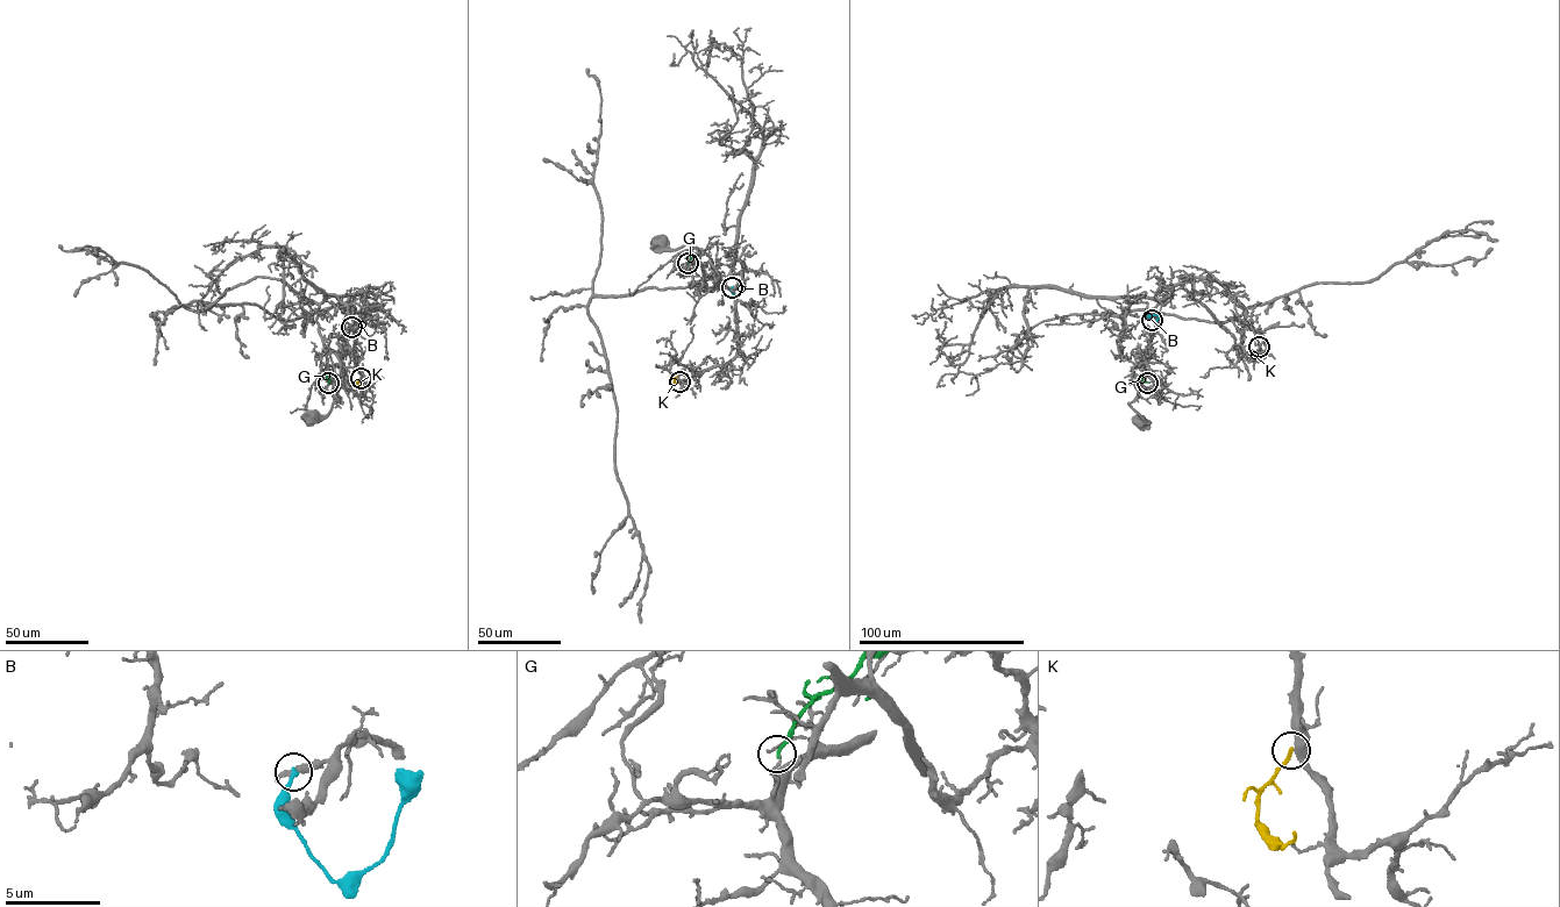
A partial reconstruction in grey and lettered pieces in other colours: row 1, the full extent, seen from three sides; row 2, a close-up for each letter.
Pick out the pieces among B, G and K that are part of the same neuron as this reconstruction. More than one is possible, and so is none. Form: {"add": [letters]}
{"add": []}

